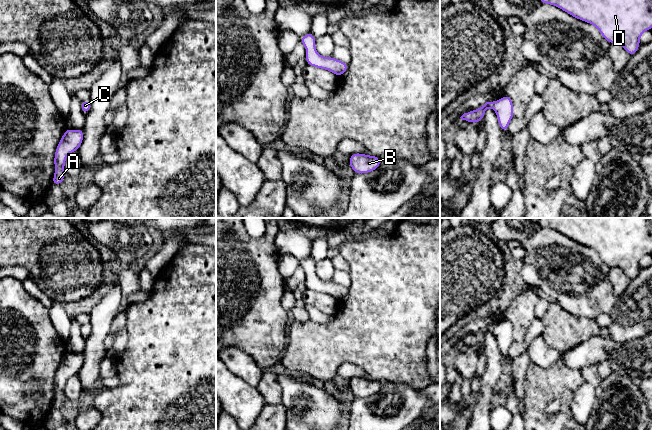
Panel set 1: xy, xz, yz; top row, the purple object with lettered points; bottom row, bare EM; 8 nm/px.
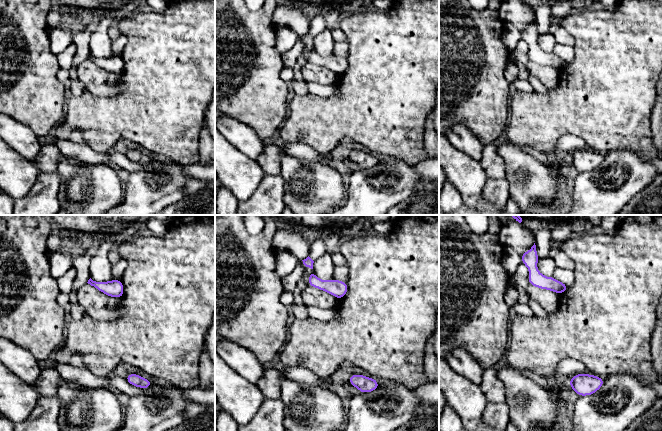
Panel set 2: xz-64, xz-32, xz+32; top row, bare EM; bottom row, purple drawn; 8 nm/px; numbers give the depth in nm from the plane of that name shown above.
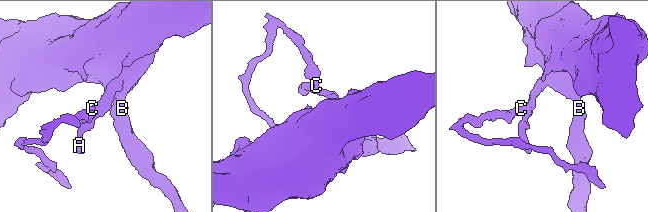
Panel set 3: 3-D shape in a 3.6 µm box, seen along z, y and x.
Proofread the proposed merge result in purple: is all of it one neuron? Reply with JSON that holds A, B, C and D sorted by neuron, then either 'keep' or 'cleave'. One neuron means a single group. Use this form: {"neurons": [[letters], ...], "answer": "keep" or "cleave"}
{"neurons": [["A", "B", "C", "D"]], "answer": "keep"}

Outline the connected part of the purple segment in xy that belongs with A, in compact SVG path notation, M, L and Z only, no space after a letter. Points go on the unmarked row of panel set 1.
M83 353L65 354L55 375L54 380L55 397L52 404L53 409L61 409L63 407L63 403L65 401L64 389L66 386L66 381L71 376L78 375L83 366L83 362L84 362Z

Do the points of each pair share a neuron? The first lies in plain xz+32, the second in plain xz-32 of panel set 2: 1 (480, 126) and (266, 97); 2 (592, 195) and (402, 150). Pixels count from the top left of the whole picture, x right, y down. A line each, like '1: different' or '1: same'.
1: same
2: different

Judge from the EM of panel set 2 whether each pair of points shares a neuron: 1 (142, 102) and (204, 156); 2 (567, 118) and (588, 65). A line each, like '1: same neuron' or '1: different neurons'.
1: different neurons
2: same neuron

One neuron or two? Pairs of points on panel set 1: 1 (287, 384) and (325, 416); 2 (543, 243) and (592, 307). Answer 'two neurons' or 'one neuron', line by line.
1: one neuron
2: one neuron

